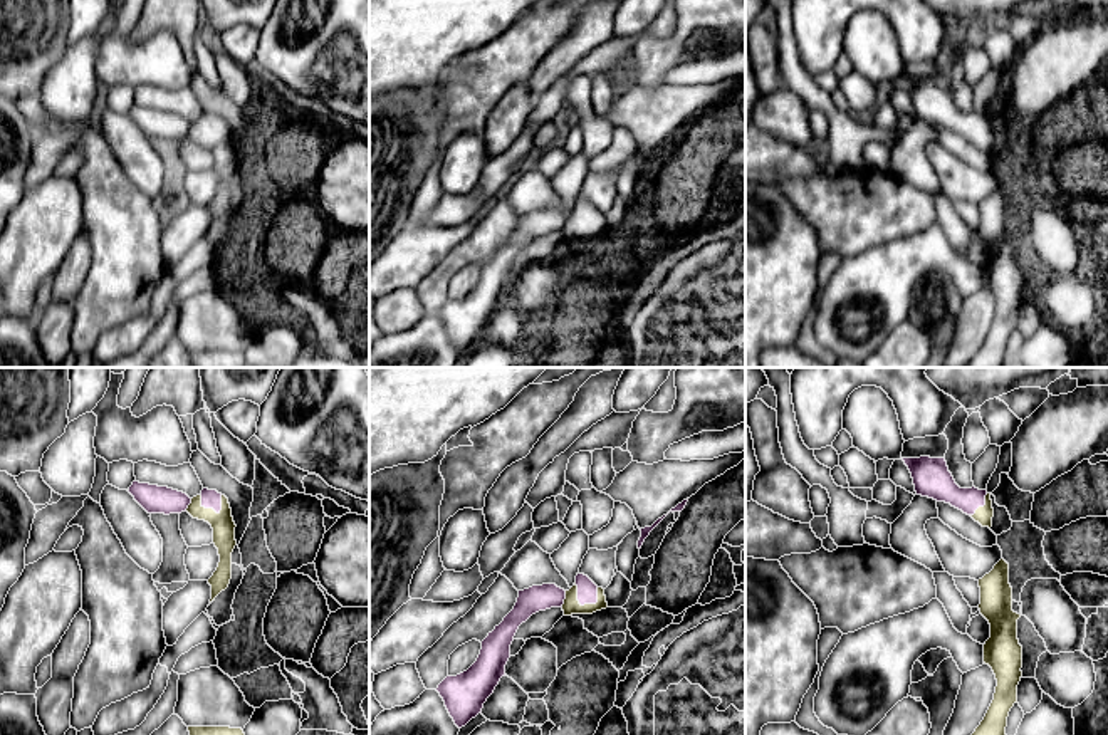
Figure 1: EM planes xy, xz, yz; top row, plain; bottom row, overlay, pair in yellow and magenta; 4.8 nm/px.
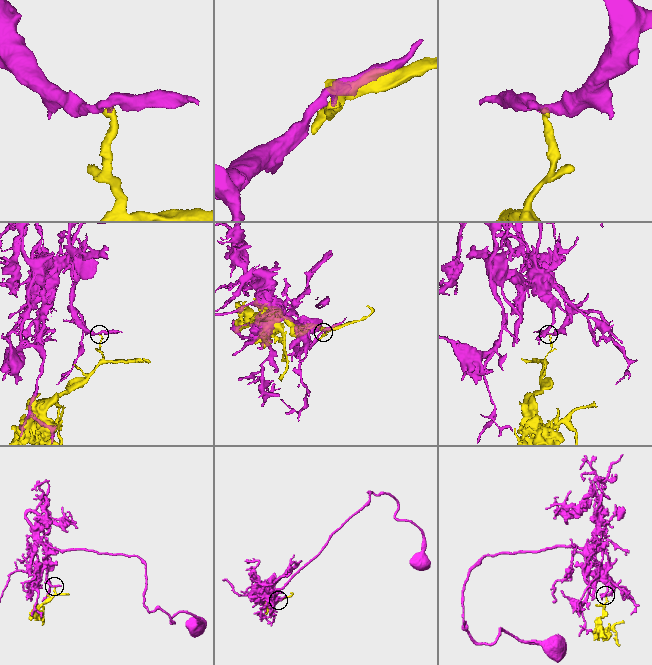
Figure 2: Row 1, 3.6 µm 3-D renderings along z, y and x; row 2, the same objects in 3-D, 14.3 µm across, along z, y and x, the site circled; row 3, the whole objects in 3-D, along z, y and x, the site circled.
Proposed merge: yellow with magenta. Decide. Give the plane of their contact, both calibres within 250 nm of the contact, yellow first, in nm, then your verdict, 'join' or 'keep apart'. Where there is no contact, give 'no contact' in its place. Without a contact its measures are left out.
meets yellow in xz; 80 nm thick on the yellow side, 100 nm on the other; join

